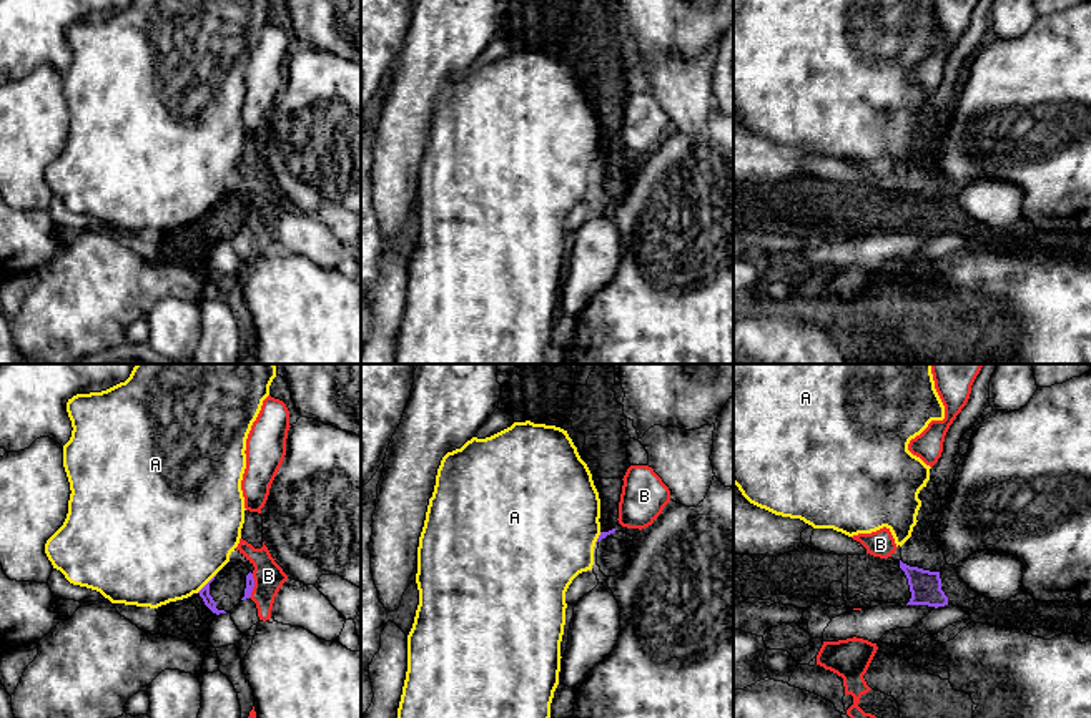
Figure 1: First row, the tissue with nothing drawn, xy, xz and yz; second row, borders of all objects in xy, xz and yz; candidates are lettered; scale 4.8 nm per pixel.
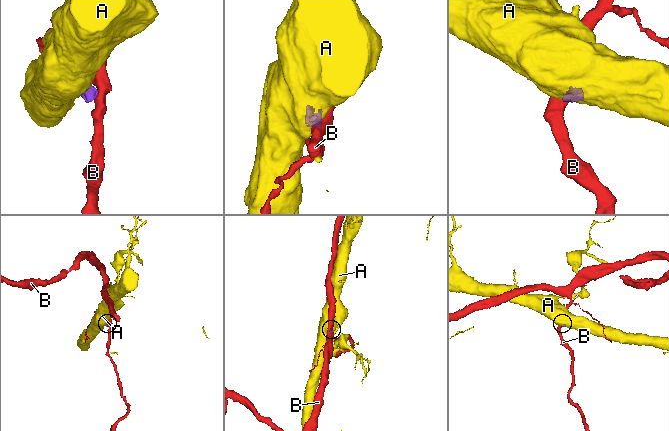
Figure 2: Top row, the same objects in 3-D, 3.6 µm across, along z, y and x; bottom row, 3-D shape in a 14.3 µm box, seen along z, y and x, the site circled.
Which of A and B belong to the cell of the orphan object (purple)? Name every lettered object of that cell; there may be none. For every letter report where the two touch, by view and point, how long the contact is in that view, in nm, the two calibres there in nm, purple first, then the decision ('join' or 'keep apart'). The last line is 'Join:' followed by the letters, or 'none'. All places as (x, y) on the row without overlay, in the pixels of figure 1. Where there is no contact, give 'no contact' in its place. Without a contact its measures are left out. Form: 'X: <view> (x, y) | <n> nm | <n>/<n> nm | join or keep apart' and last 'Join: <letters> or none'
A: xy (207, 211) | 130 nm | 50/500 nm | keep apart
B: xy (253, 213) | 120 nm | 50/150 nm | keep apart
Join: none

